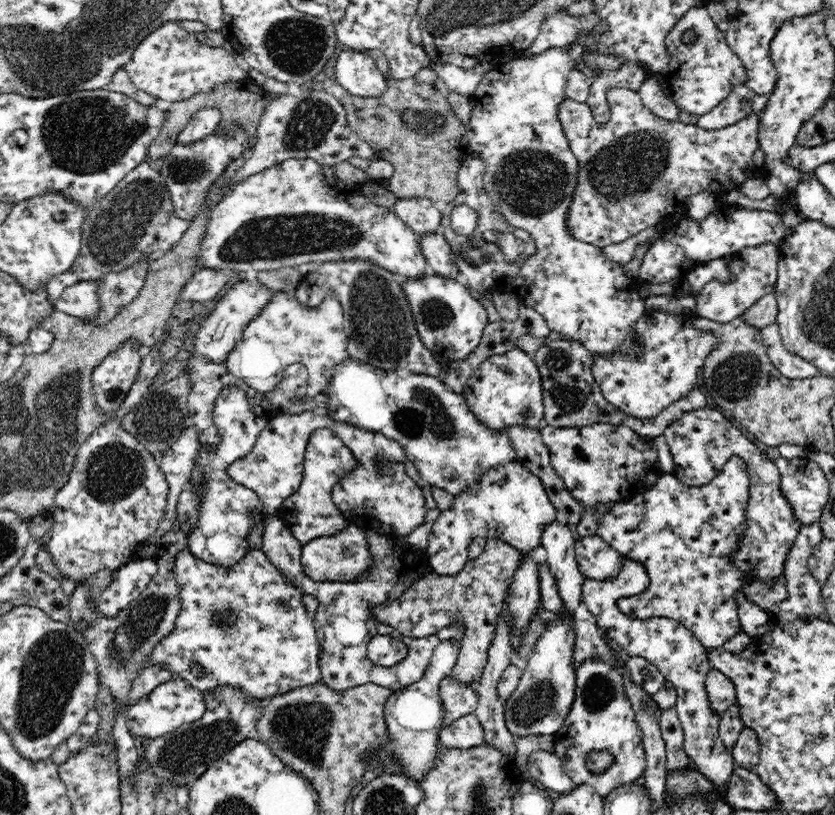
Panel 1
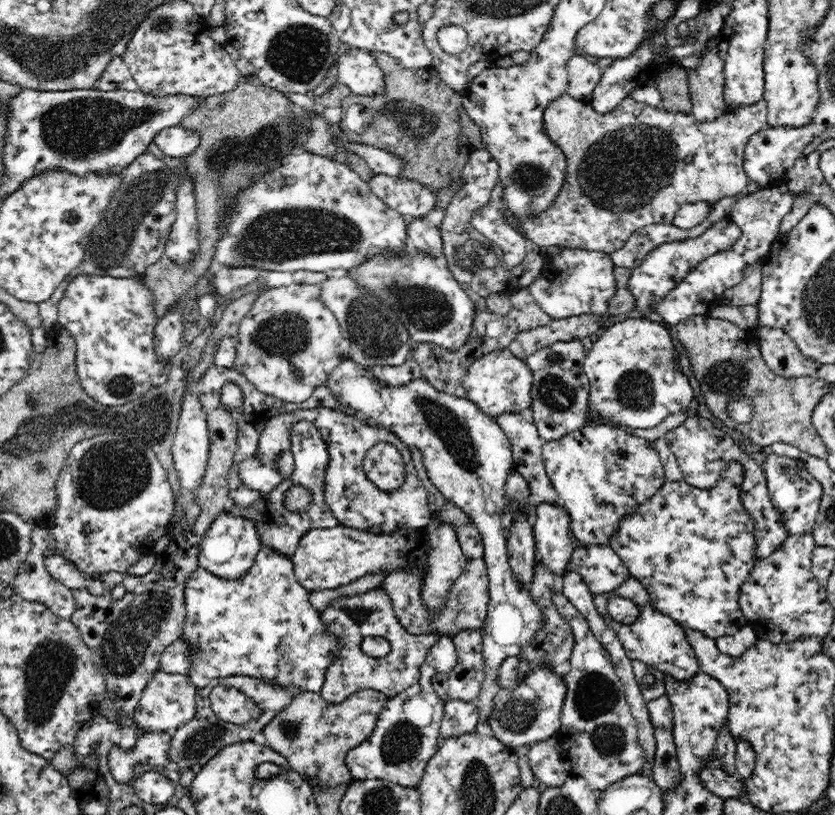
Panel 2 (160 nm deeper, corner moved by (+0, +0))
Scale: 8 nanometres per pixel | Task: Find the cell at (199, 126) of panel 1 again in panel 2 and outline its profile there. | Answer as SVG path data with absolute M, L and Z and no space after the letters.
M181 125L162 129L153 140L162 154L172 158L185 158L200 144L199 132L186 130Z

